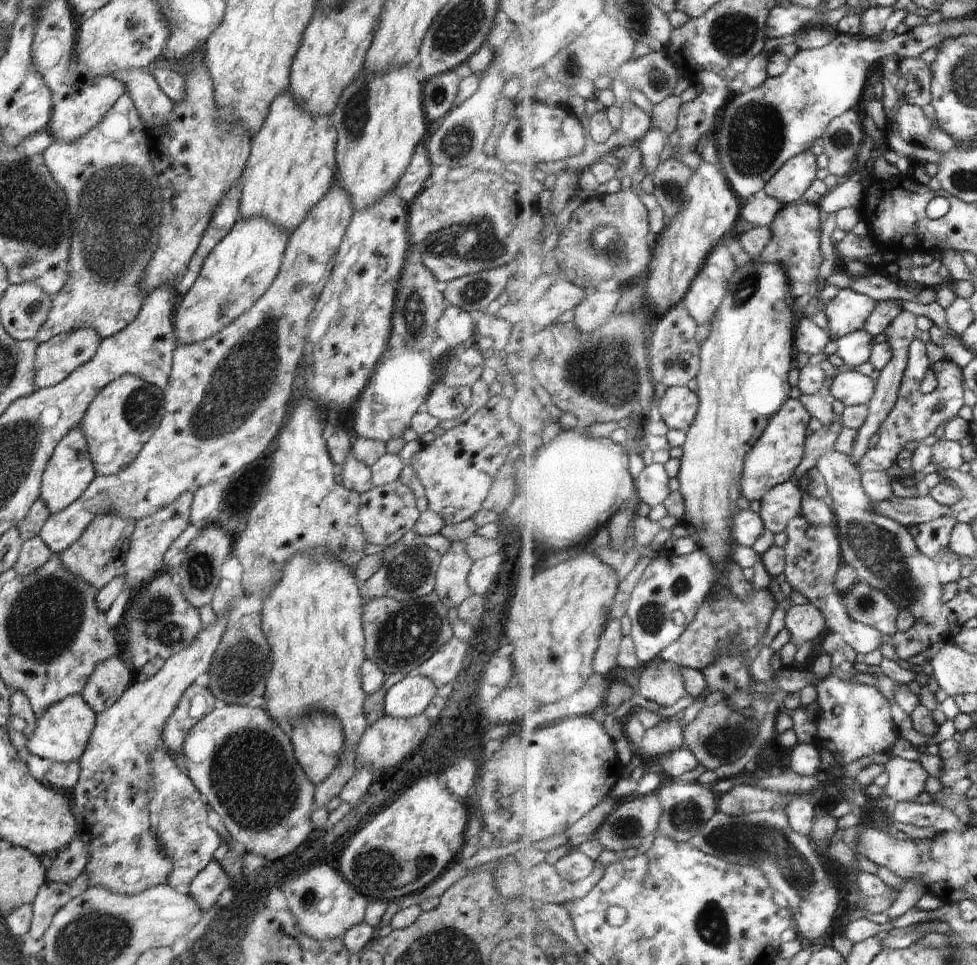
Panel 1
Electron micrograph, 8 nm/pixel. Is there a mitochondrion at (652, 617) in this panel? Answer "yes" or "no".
yes

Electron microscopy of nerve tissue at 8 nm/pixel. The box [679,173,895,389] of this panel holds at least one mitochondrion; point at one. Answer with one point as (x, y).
(743, 292)

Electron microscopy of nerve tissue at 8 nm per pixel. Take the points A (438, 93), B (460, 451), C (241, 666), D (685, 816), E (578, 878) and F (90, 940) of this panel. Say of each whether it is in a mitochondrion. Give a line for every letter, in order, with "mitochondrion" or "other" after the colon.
A: mitochondrion
B: other
C: mitochondrion
D: mitochondrion
E: other
F: mitochondrion

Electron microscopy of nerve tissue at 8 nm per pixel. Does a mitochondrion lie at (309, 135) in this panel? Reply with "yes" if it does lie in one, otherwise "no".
no

